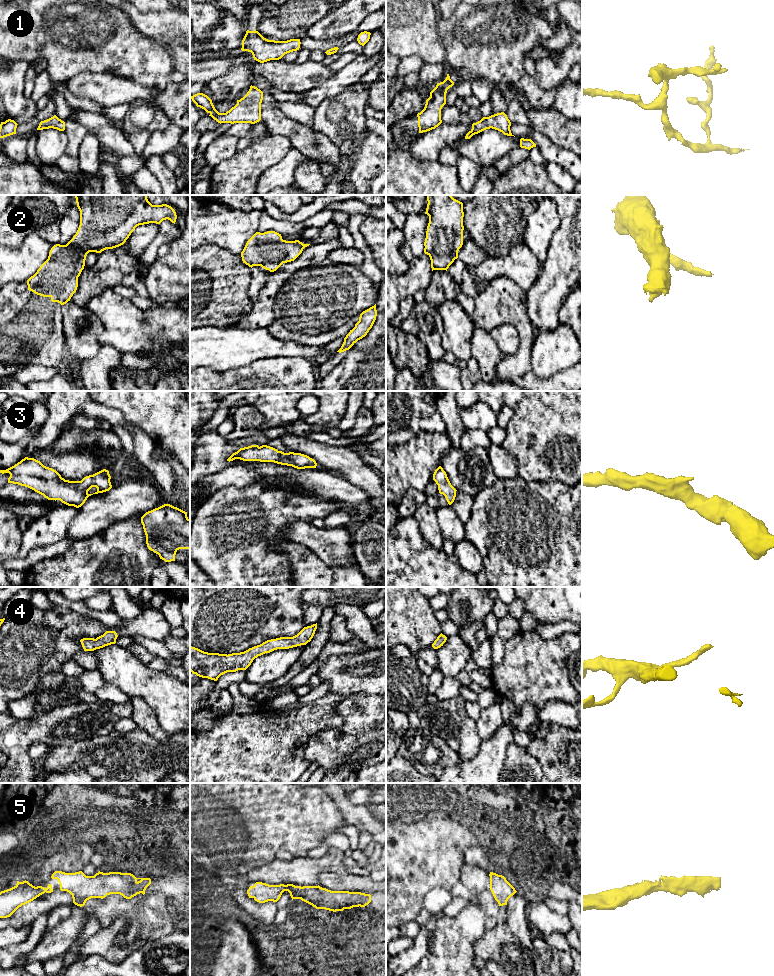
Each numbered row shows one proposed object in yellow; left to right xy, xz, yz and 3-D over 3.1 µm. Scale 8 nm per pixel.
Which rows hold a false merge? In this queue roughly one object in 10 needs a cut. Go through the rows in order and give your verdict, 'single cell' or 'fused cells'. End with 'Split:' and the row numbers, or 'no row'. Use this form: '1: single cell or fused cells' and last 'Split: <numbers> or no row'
1: single cell
2: single cell
3: single cell
4: single cell
5: single cell
Split: no row

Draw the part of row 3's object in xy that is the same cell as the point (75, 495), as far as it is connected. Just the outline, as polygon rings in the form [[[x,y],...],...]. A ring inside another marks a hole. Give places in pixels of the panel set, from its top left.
[[[28,457],[6,470],[0,470],[0,473],[10,474],[8,483],[28,487],[48,500],[60,500],[76,508],[81,507],[89,496],[112,488],[111,476],[106,469],[86,476],[81,481],[69,481],[56,470]]]

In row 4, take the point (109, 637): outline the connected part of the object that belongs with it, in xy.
[[[106,631],[103,635],[94,638],[83,638],[80,640],[84,651],[94,651],[105,646],[115,644],[118,635],[115,631]]]

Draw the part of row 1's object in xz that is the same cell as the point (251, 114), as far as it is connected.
[[[250,86],[247,94],[237,100],[237,104],[226,113],[219,113],[212,100],[203,93],[190,96],[197,107],[204,109],[218,123],[251,123],[255,124],[261,120],[261,103],[263,92],[255,86]]]

